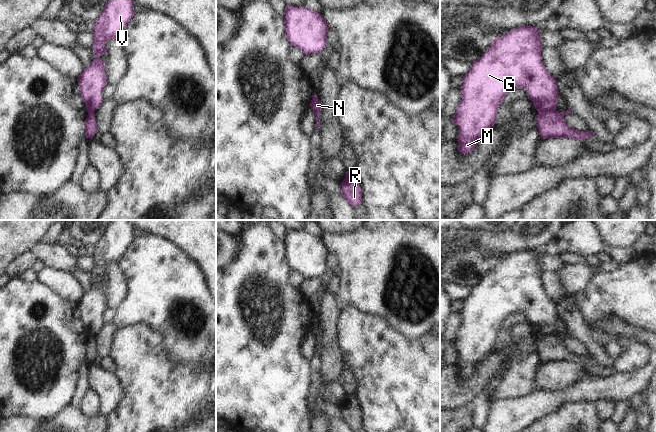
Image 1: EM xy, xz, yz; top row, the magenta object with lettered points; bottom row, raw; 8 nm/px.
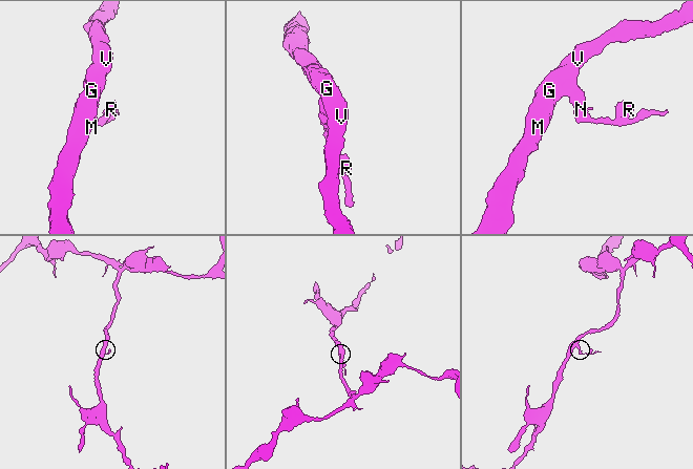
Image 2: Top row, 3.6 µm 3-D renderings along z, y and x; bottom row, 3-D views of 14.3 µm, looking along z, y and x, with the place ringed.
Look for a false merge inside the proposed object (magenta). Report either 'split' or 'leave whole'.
split

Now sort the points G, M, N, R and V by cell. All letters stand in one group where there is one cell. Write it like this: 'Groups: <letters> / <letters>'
Groups: G M V / N R.

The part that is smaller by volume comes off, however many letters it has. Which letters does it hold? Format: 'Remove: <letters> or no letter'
Remove: N, R.

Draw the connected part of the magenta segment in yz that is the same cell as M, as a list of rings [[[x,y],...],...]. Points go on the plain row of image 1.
[[[535,249],[522,250],[496,261],[492,269],[463,300],[462,323],[453,342],[459,350],[458,375],[464,379],[474,375],[482,359],[496,346],[496,338],[506,318],[516,312],[527,315],[538,336],[555,334],[557,331],[557,304],[545,293],[541,281],[543,270]]]

